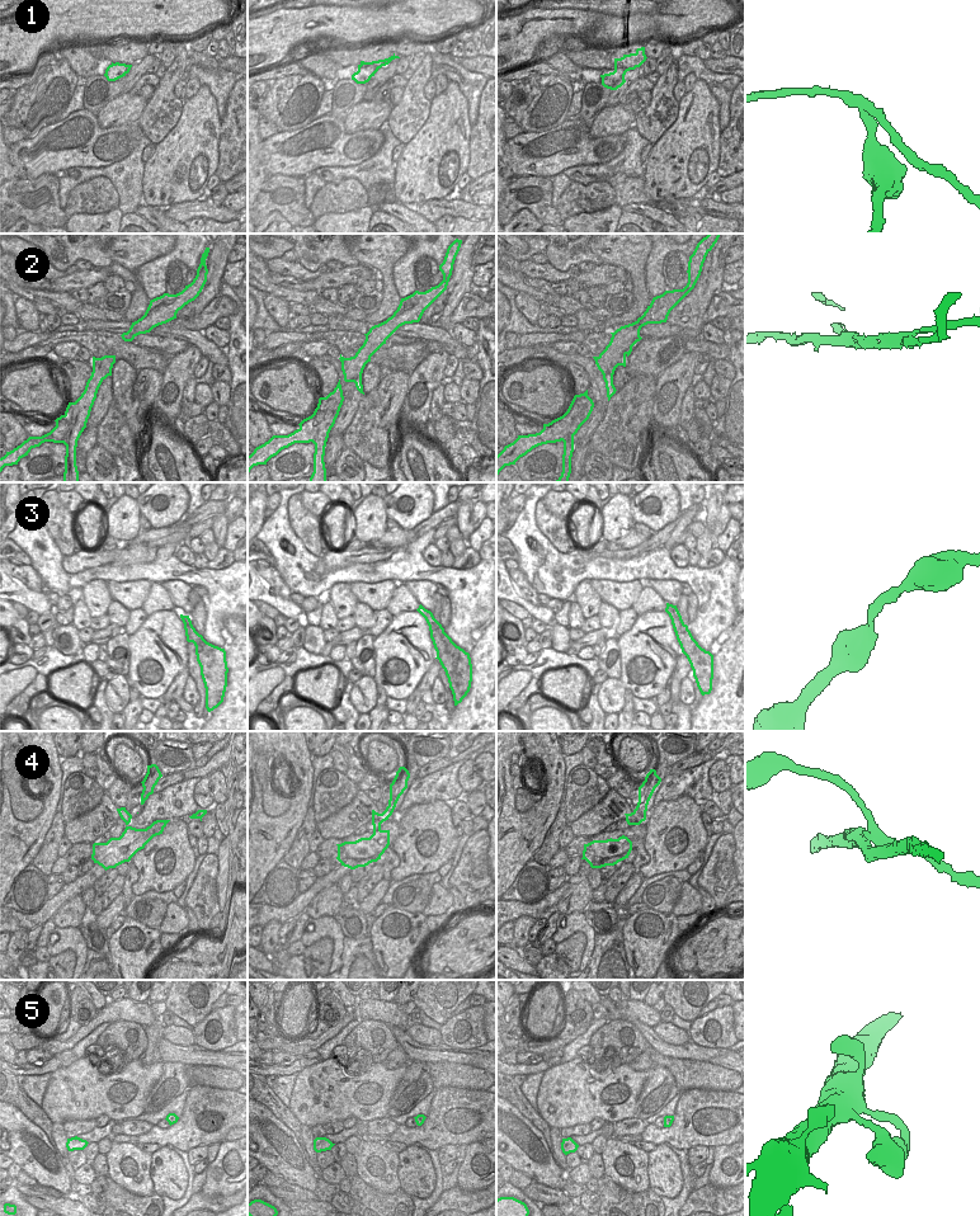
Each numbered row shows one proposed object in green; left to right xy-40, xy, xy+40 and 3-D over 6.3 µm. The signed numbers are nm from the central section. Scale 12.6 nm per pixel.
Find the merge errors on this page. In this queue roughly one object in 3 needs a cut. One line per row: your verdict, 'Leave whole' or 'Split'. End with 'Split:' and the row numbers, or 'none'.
1: Split
2: Split
3: Leave whole
4: Split
5: Leave whole
Split: 1, 2, 4

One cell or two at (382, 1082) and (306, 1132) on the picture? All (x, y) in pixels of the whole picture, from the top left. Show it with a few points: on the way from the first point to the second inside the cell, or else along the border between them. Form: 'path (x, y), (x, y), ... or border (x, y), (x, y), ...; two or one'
border (301, 1123), (310, 1127); two

